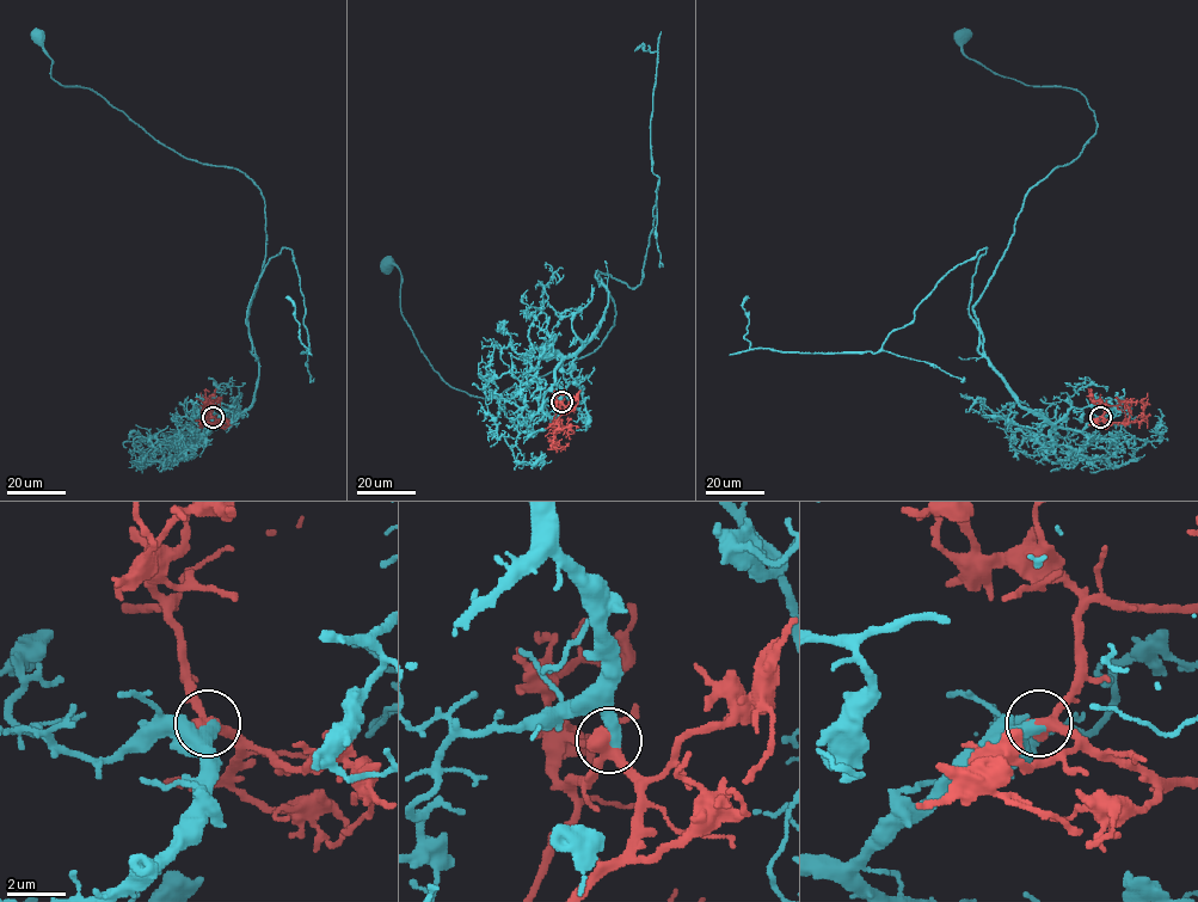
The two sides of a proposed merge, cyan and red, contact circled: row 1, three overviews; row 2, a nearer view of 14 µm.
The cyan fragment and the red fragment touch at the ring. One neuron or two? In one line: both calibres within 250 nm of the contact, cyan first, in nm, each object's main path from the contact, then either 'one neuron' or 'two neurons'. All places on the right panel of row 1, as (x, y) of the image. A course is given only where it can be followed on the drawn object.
calibres 440 and 460 nm; course cyan (1100, 417), (1081, 430), (1025, 409), (974, 310), (1025, 196), (1095, 117), (1080, 92), (969, 59), (966, 35); course red (1100, 417), (1114, 423), (1142, 421), (1143, 410); one neuron

